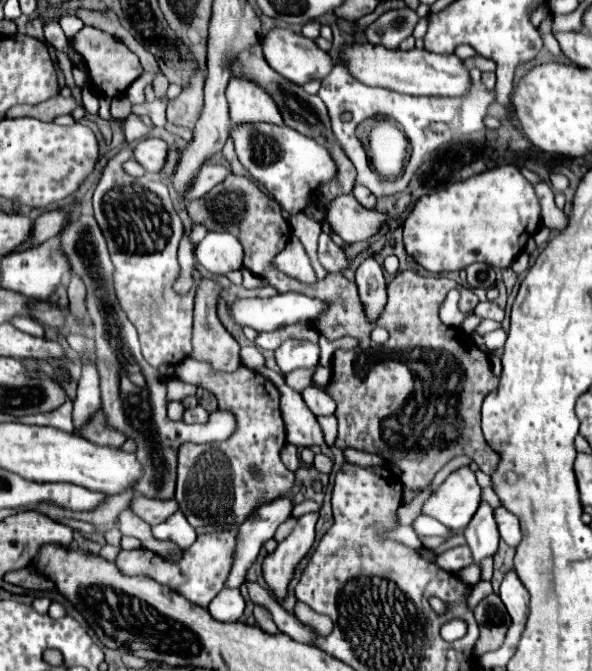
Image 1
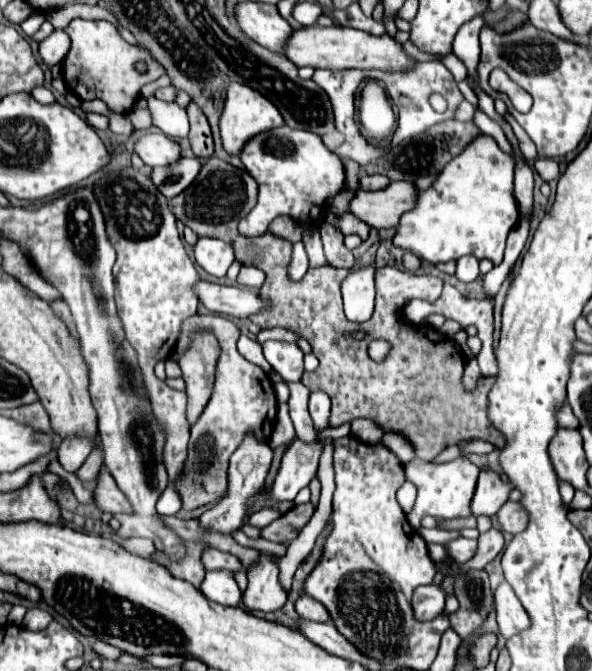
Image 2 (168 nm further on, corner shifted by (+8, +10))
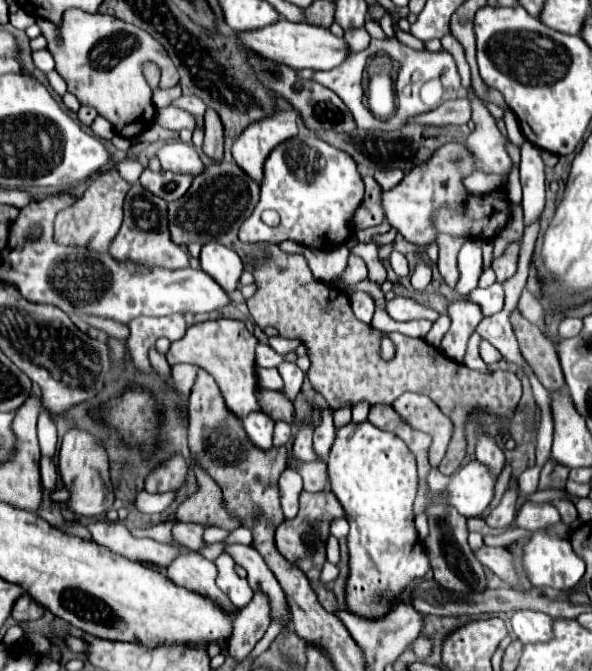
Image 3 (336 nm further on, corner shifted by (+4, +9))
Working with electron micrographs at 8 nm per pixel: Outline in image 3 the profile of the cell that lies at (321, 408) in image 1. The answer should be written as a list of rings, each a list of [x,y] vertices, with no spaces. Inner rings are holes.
[[[324,407],[320,409],[320,423],[314,429],[314,451],[320,459],[328,457],[334,437],[336,437],[336,431],[334,431],[334,421],[332,421],[332,411]]]

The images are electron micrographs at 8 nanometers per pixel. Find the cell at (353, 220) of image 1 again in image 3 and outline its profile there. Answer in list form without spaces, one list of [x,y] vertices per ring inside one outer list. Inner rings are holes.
[[[446,143],[442,145],[434,157],[428,163],[422,163],[414,167],[392,191],[382,193],[382,207],[386,221],[410,243],[414,245],[428,245],[436,241],[436,231],[432,229],[430,215],[444,207],[456,207],[460,199],[464,199],[464,185],[460,183],[460,177],[470,175],[474,171],[472,155],[468,155],[468,149],[462,143]]]

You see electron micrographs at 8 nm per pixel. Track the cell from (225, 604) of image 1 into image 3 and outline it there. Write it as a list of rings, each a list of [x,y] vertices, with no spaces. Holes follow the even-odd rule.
[[[220,555],[216,561],[218,567],[218,577],[216,577],[216,585],[218,589],[240,609],[244,607],[250,599],[252,599],[252,589],[248,585],[246,579],[240,579],[234,571],[234,559],[230,555]]]

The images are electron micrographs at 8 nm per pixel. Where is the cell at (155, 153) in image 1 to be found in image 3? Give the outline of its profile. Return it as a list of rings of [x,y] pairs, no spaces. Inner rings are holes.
[[[170,141],[164,143],[156,157],[160,159],[162,169],[170,169],[170,171],[178,171],[178,173],[192,173],[192,175],[200,175],[204,169],[204,163],[200,161],[196,149],[188,143],[182,141]]]

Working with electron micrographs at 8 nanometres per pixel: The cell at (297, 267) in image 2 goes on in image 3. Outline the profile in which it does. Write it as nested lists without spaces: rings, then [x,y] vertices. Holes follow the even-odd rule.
[[[338,245],[330,251],[320,251],[320,249],[304,249],[304,257],[308,261],[308,267],[316,279],[322,279],[324,283],[330,283],[332,277],[340,275],[346,269],[348,261],[348,247]]]

